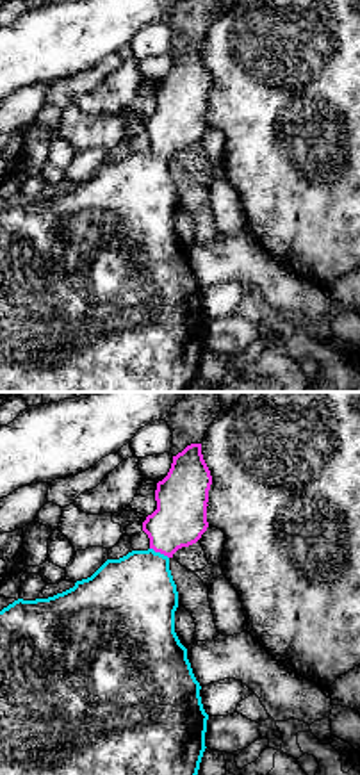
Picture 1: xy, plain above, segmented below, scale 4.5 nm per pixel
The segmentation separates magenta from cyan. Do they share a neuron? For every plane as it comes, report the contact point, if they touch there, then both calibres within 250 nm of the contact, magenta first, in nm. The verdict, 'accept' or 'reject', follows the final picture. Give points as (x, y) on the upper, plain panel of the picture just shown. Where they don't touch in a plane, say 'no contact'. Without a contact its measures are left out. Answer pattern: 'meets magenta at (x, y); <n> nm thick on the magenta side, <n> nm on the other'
meets magenta at (159, 152); 240 nm thick on the magenta side, 380 nm on the other

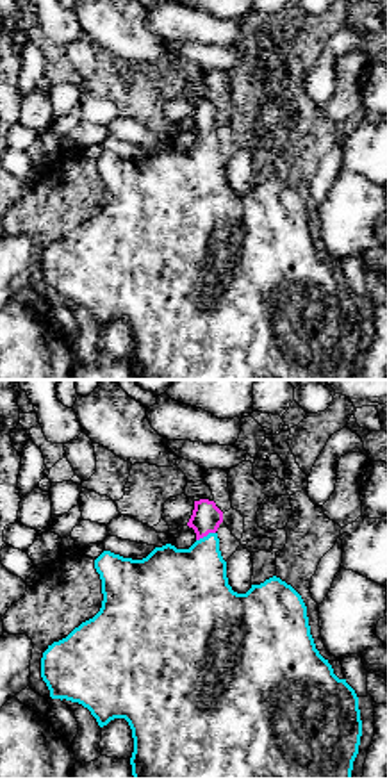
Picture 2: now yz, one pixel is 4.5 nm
meets magenta at (205, 136); 130 nm thick on the magenta side, 360 nm on the other

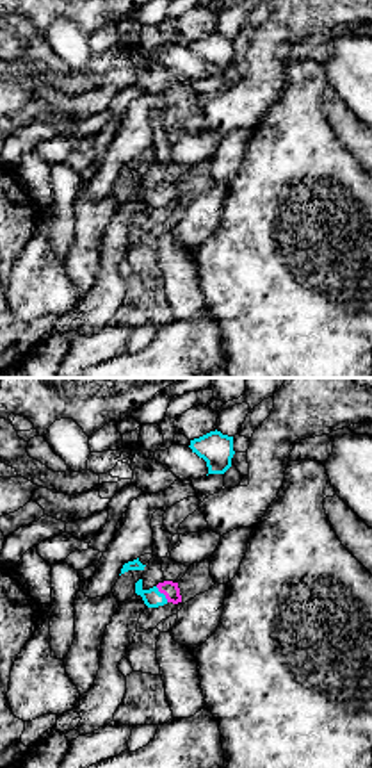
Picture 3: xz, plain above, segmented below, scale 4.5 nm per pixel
meets magenta at (162, 193); 70 nm thick on the magenta side, 90 nm on the other

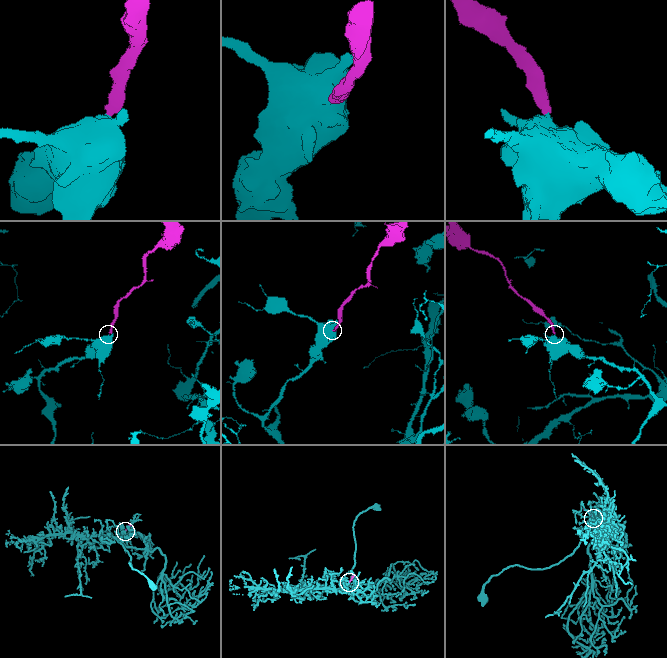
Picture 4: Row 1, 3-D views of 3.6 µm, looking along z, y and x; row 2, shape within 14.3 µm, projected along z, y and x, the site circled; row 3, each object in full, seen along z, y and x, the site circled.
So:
accept

